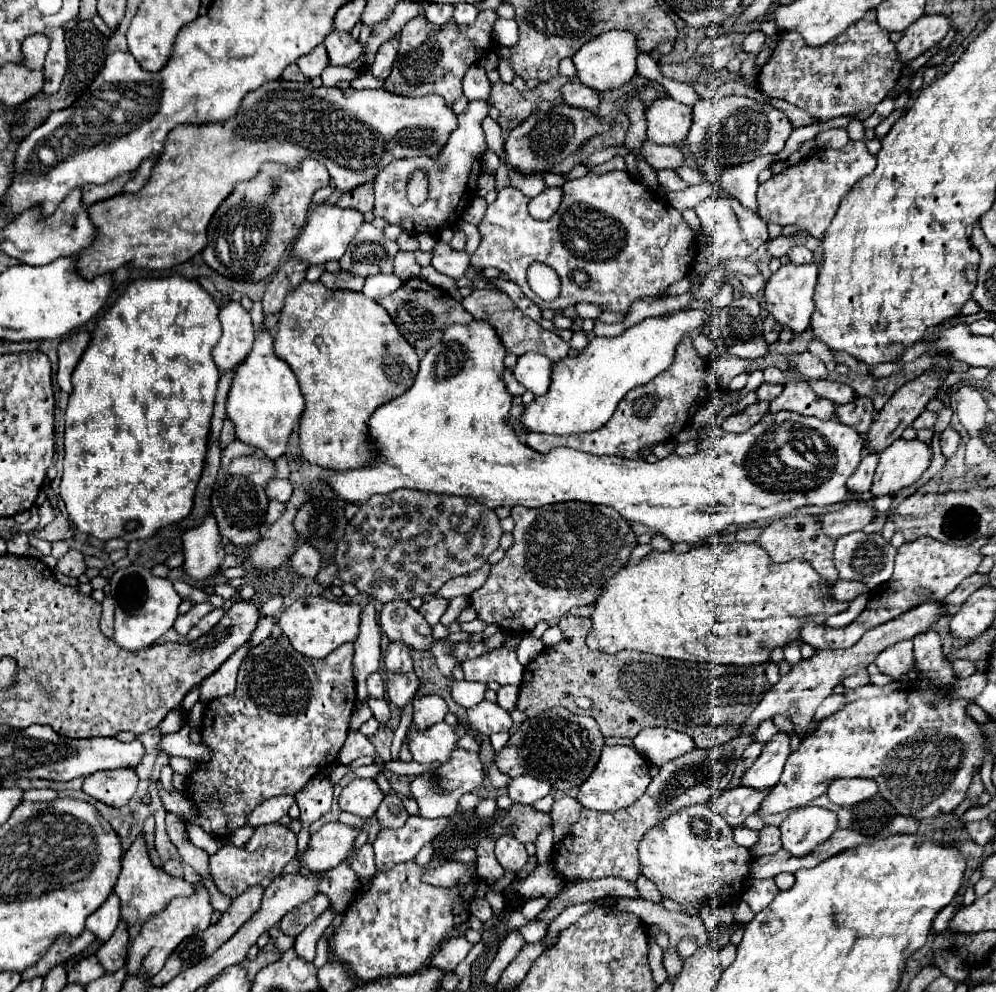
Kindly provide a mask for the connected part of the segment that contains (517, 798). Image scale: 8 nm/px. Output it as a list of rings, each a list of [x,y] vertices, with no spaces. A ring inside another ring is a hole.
[[[521,776],[521,778],[513,778],[509,784],[509,798],[513,802],[519,804],[533,804],[535,800],[547,796],[551,790],[549,782],[541,782],[533,776]]]

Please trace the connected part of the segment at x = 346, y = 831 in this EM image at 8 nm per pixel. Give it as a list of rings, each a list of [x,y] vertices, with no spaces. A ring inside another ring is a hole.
[[[341,822],[325,824],[309,838],[303,858],[297,854],[295,860],[299,868],[307,868],[309,872],[327,872],[329,868],[335,868],[349,856],[359,832],[359,828],[351,828]]]

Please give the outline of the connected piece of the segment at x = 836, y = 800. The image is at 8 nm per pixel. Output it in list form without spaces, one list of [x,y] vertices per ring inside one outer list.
[[[839,778],[829,786],[829,798],[837,806],[853,806],[877,794],[877,782],[867,778]]]

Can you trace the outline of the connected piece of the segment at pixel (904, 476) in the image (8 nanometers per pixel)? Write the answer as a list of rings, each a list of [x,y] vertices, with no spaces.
[[[895,440],[879,454],[871,494],[885,496],[911,486],[931,464],[929,446],[921,440]]]

